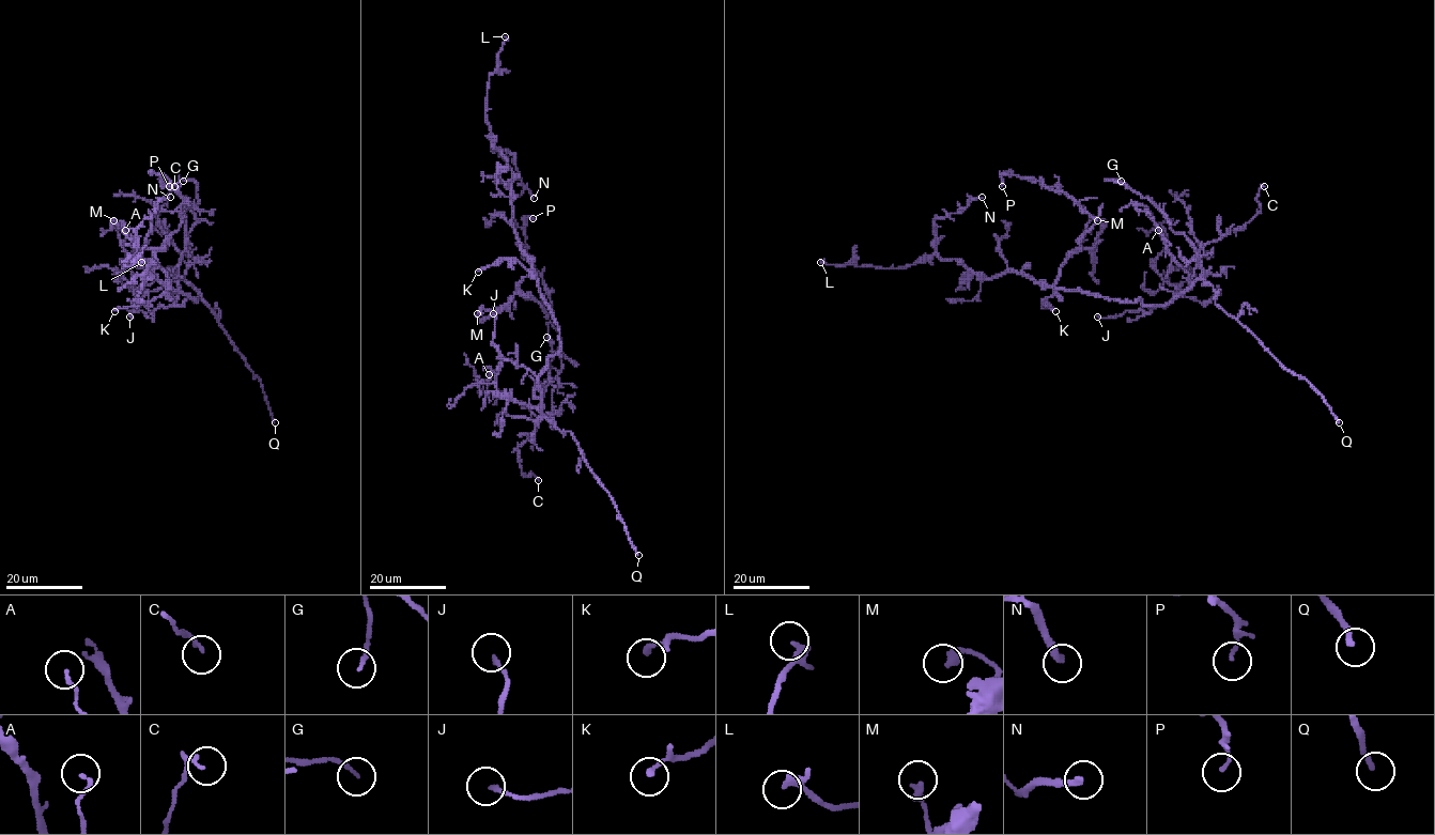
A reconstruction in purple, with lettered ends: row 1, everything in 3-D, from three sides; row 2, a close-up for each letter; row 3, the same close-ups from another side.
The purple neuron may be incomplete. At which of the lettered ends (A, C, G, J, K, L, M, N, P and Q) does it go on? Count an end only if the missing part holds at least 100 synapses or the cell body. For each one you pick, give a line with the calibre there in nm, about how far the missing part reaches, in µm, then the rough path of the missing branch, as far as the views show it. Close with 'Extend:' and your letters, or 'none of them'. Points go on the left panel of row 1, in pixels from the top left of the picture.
Q: Thickness 220 nm. Missing length about 80 µm. Course of what is missing: (275, 422), (296, 445), (299, 467), (310, 481), (317, 535), (335, 537), (327, 556), (337, 577), (337, 589)
Extend: Q

